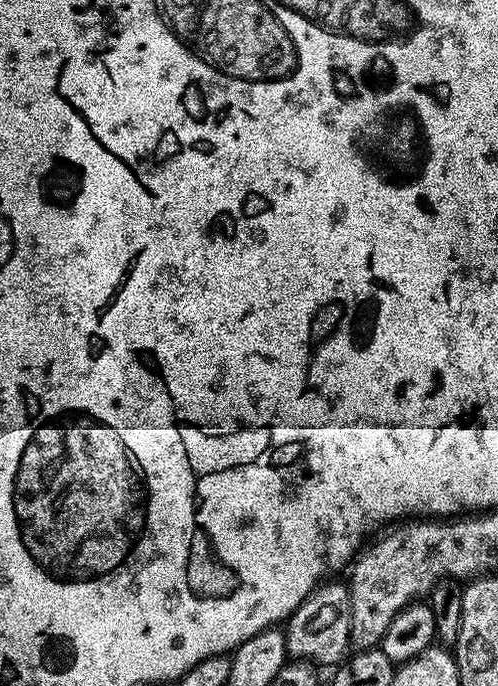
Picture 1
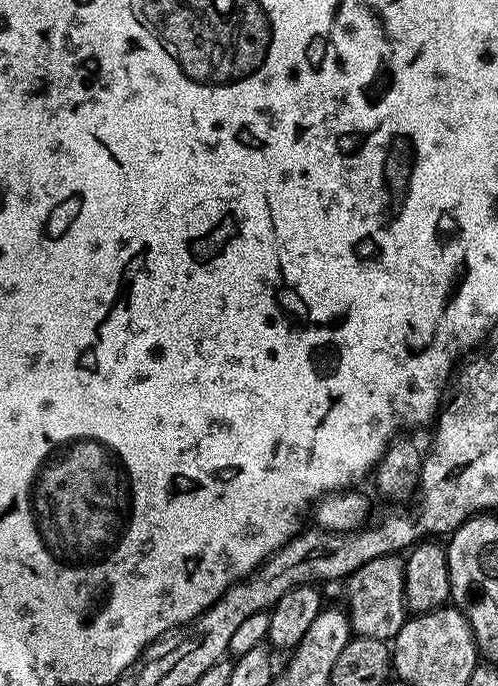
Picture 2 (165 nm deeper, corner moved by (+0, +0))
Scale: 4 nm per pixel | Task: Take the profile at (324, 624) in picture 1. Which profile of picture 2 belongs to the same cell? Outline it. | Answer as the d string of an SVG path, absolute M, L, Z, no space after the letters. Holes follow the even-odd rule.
M399 555L379 556L366 562L351 576L348 584L348 623L358 636L378 638L385 642L396 639L398 630L402 630L406 619L404 602L404 560Z

